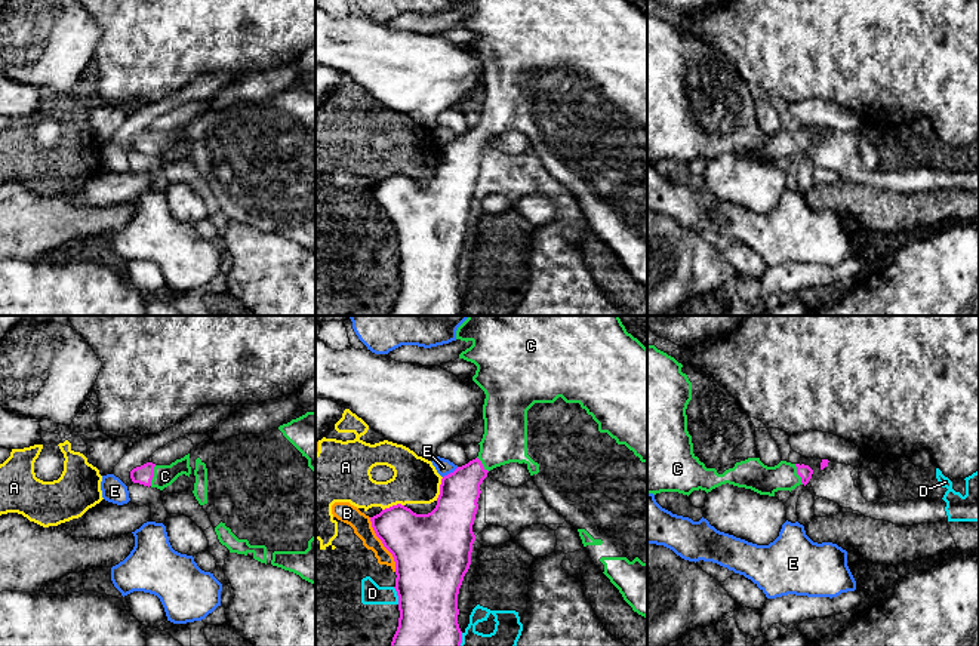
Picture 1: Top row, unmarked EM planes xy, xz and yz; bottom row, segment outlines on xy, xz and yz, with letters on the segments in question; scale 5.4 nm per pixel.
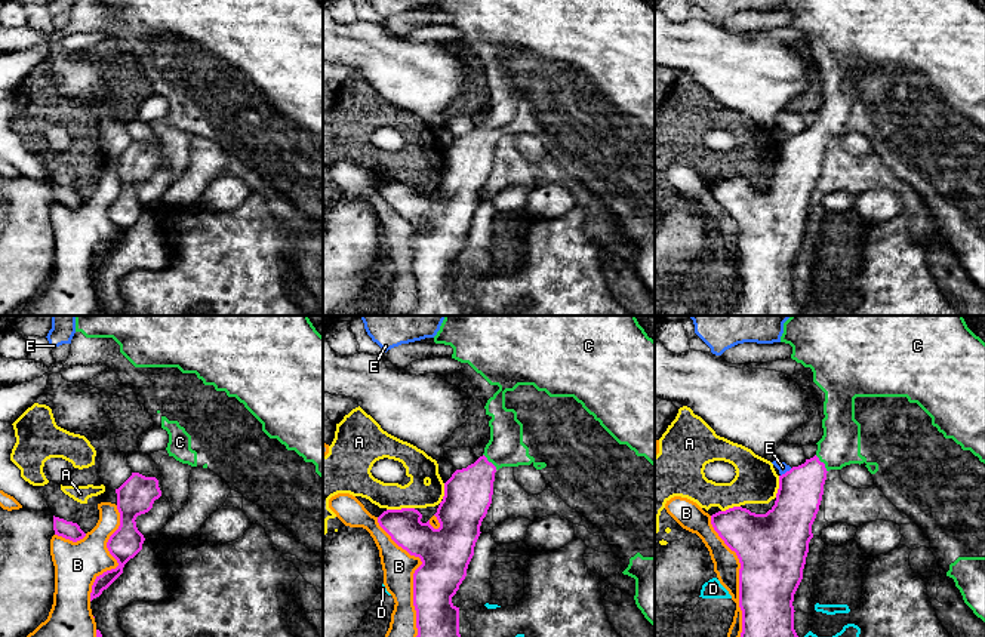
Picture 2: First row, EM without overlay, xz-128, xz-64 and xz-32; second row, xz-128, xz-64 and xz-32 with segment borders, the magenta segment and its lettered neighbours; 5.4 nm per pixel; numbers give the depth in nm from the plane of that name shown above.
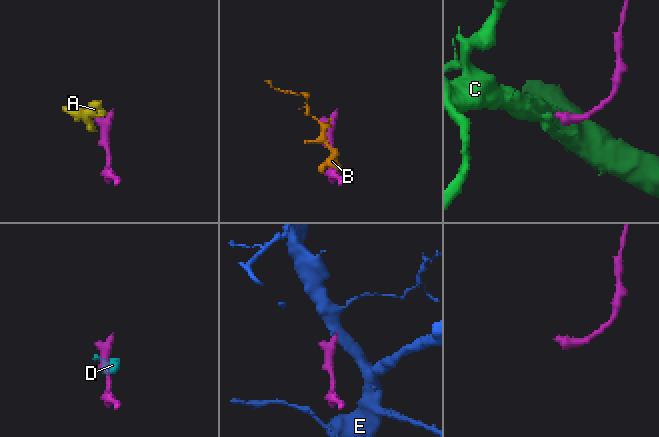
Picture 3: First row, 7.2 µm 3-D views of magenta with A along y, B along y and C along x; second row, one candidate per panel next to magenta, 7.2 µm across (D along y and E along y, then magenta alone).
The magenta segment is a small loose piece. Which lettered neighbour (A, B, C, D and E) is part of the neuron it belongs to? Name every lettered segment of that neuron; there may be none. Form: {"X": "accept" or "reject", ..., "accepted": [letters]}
{"A": "reject", "B": "reject", "C": "accept", "D": "reject", "E": "reject", "accepted": ["C"]}

